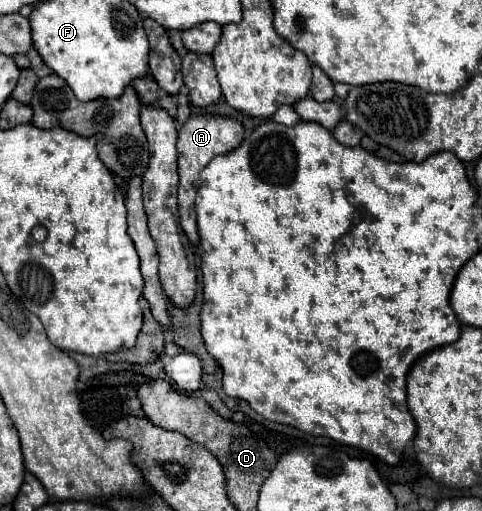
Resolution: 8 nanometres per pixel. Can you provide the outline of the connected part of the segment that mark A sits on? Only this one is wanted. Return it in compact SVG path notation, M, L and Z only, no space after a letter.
M193 114L179 128L179 140L177 140L177 152L179 152L179 196L177 196L179 222L181 222L183 232L187 234L187 238L193 244L199 242L197 224L195 224L195 210L193 210L195 208L195 192L197 192L199 172L203 170L203 166L211 158L237 148L241 140L243 140L243 124L239 120L233 120L233 118L227 118L227 116L217 116L217 114L213 114L213 116Z

